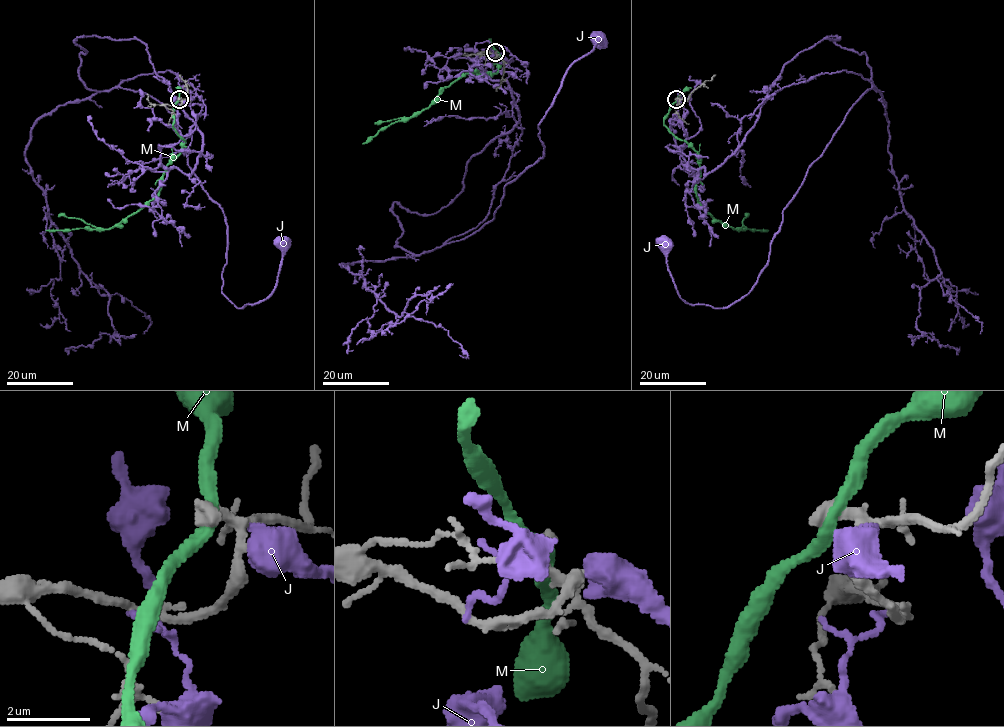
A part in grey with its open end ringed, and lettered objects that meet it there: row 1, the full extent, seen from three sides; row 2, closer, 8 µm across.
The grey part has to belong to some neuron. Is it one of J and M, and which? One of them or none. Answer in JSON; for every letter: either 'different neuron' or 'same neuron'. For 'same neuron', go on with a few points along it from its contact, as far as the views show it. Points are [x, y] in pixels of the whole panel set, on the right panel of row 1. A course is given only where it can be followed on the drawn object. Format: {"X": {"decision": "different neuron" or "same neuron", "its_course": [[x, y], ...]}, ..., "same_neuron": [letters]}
{"J": {"decision": "different neuron"}, "M": {"decision": "different neuron"}, "same_neuron": []}

